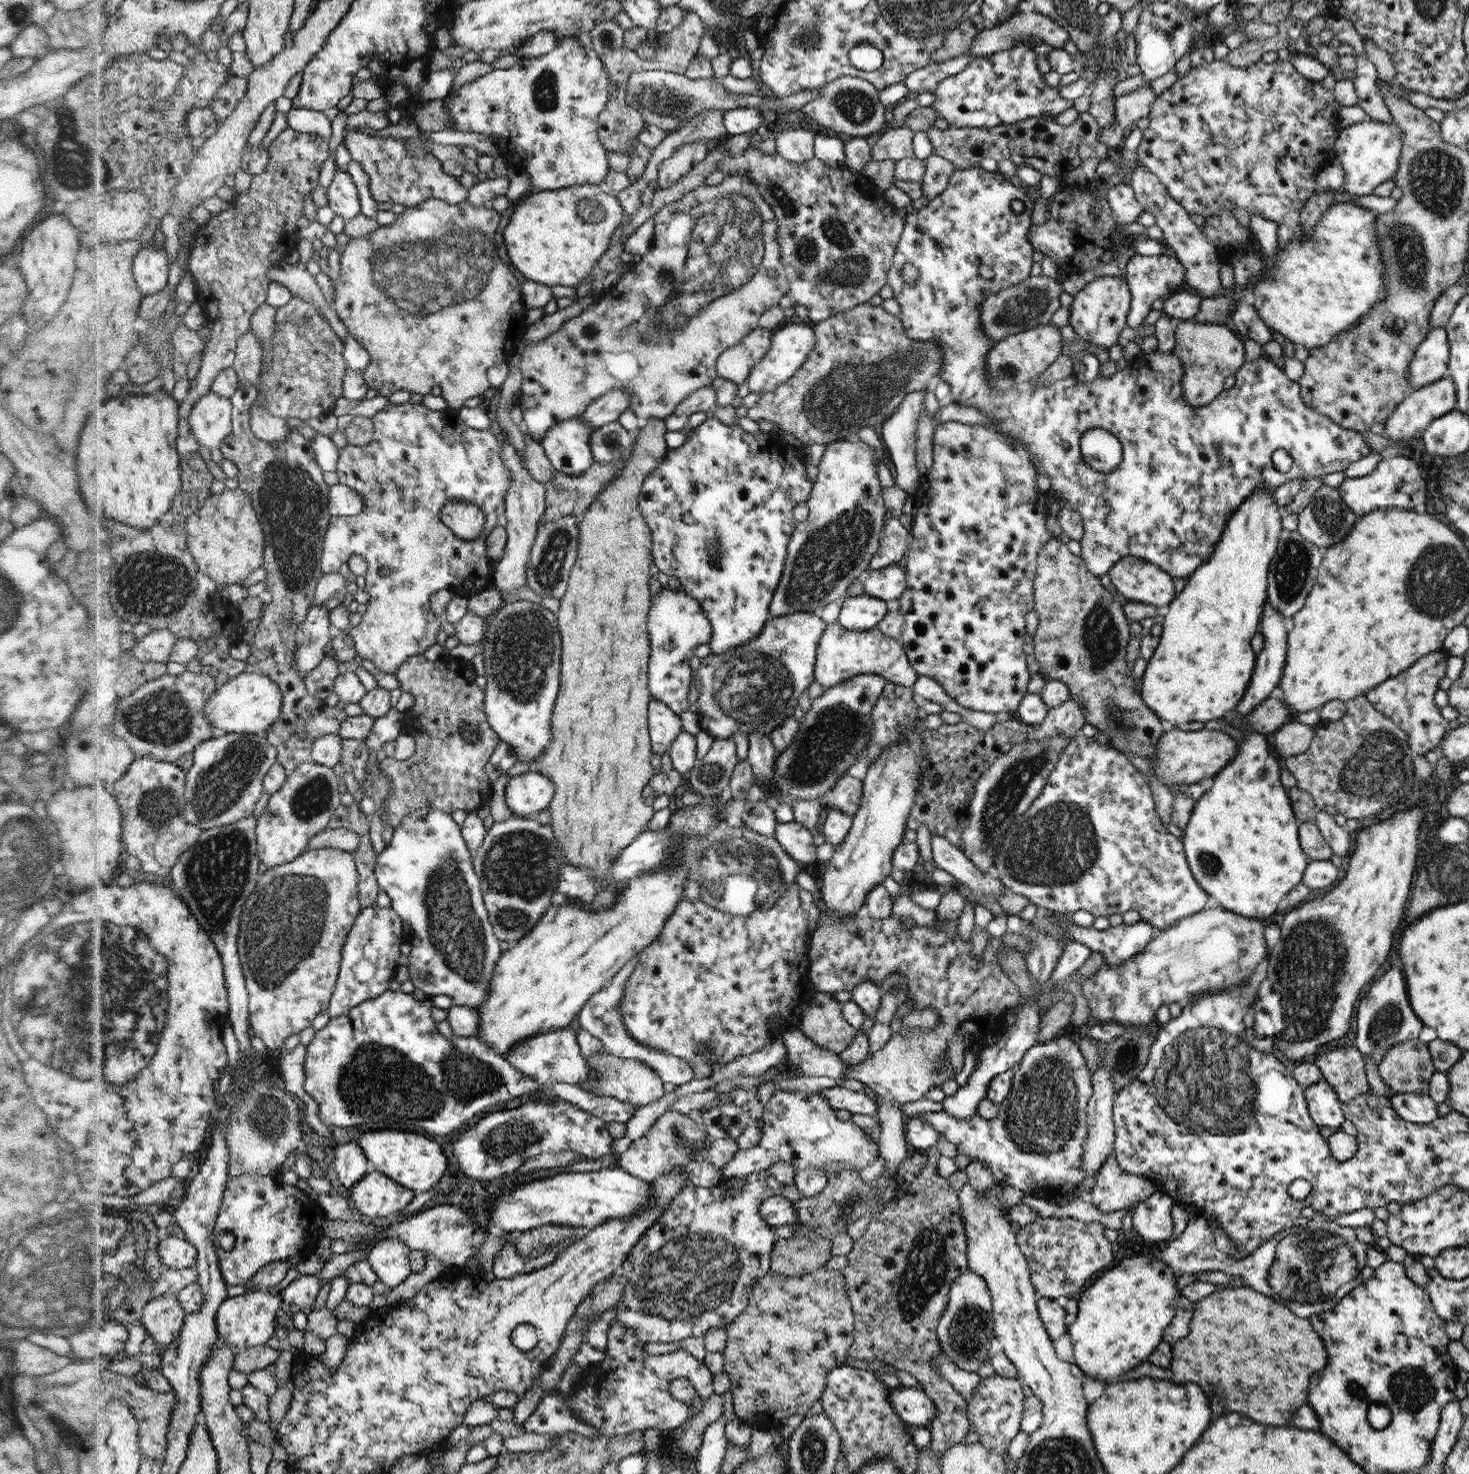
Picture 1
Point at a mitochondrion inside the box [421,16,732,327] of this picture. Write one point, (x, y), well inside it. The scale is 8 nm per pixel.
(664, 102)

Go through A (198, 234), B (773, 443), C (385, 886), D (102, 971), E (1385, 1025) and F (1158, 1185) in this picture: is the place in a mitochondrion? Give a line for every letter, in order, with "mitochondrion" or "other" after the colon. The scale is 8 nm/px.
A: other
B: other
C: other
D: mitochondrion
E: mitochondrion
F: other

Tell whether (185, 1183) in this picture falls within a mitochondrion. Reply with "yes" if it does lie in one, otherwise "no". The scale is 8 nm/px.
no

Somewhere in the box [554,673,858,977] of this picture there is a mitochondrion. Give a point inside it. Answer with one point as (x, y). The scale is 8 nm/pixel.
(720, 861)

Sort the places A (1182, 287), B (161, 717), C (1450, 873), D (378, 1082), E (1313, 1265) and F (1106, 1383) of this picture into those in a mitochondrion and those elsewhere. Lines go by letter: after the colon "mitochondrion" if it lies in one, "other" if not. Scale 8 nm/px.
A: other
B: mitochondrion
C: mitochondrion
D: mitochondrion
E: mitochondrion
F: other

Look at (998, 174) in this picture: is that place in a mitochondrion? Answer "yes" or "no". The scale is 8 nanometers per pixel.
no

